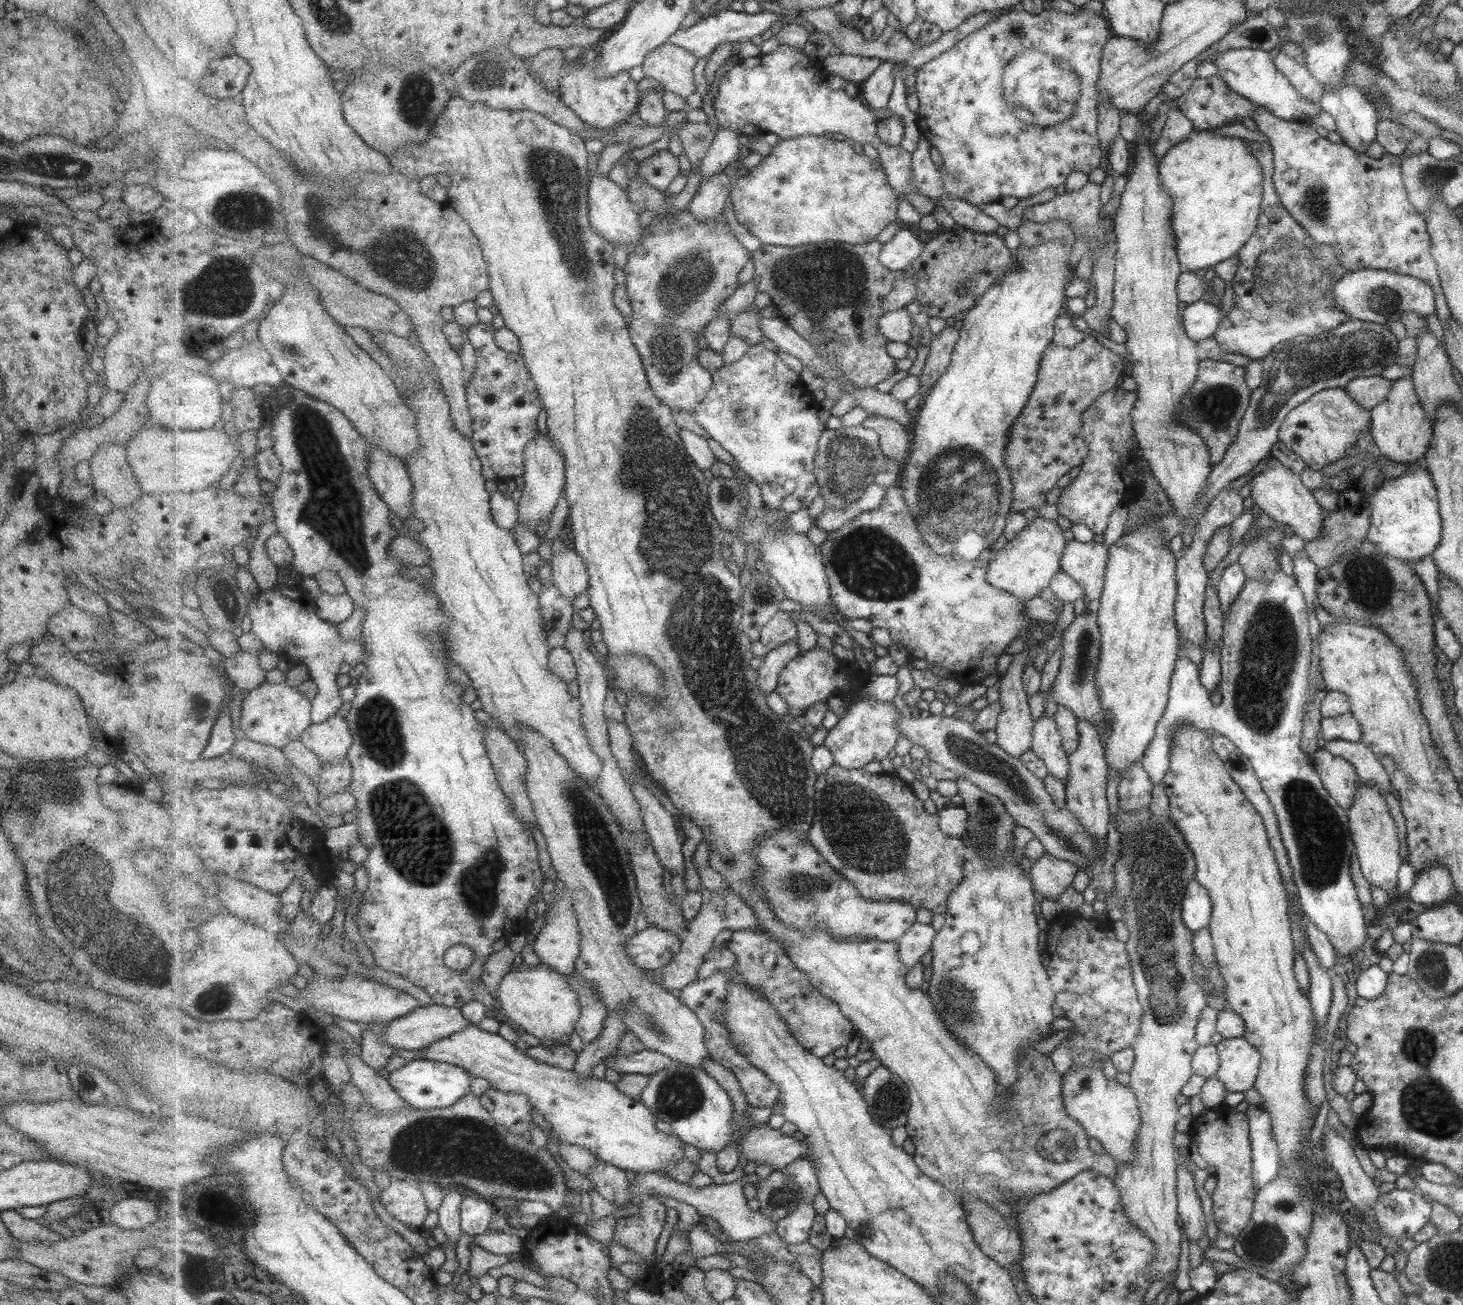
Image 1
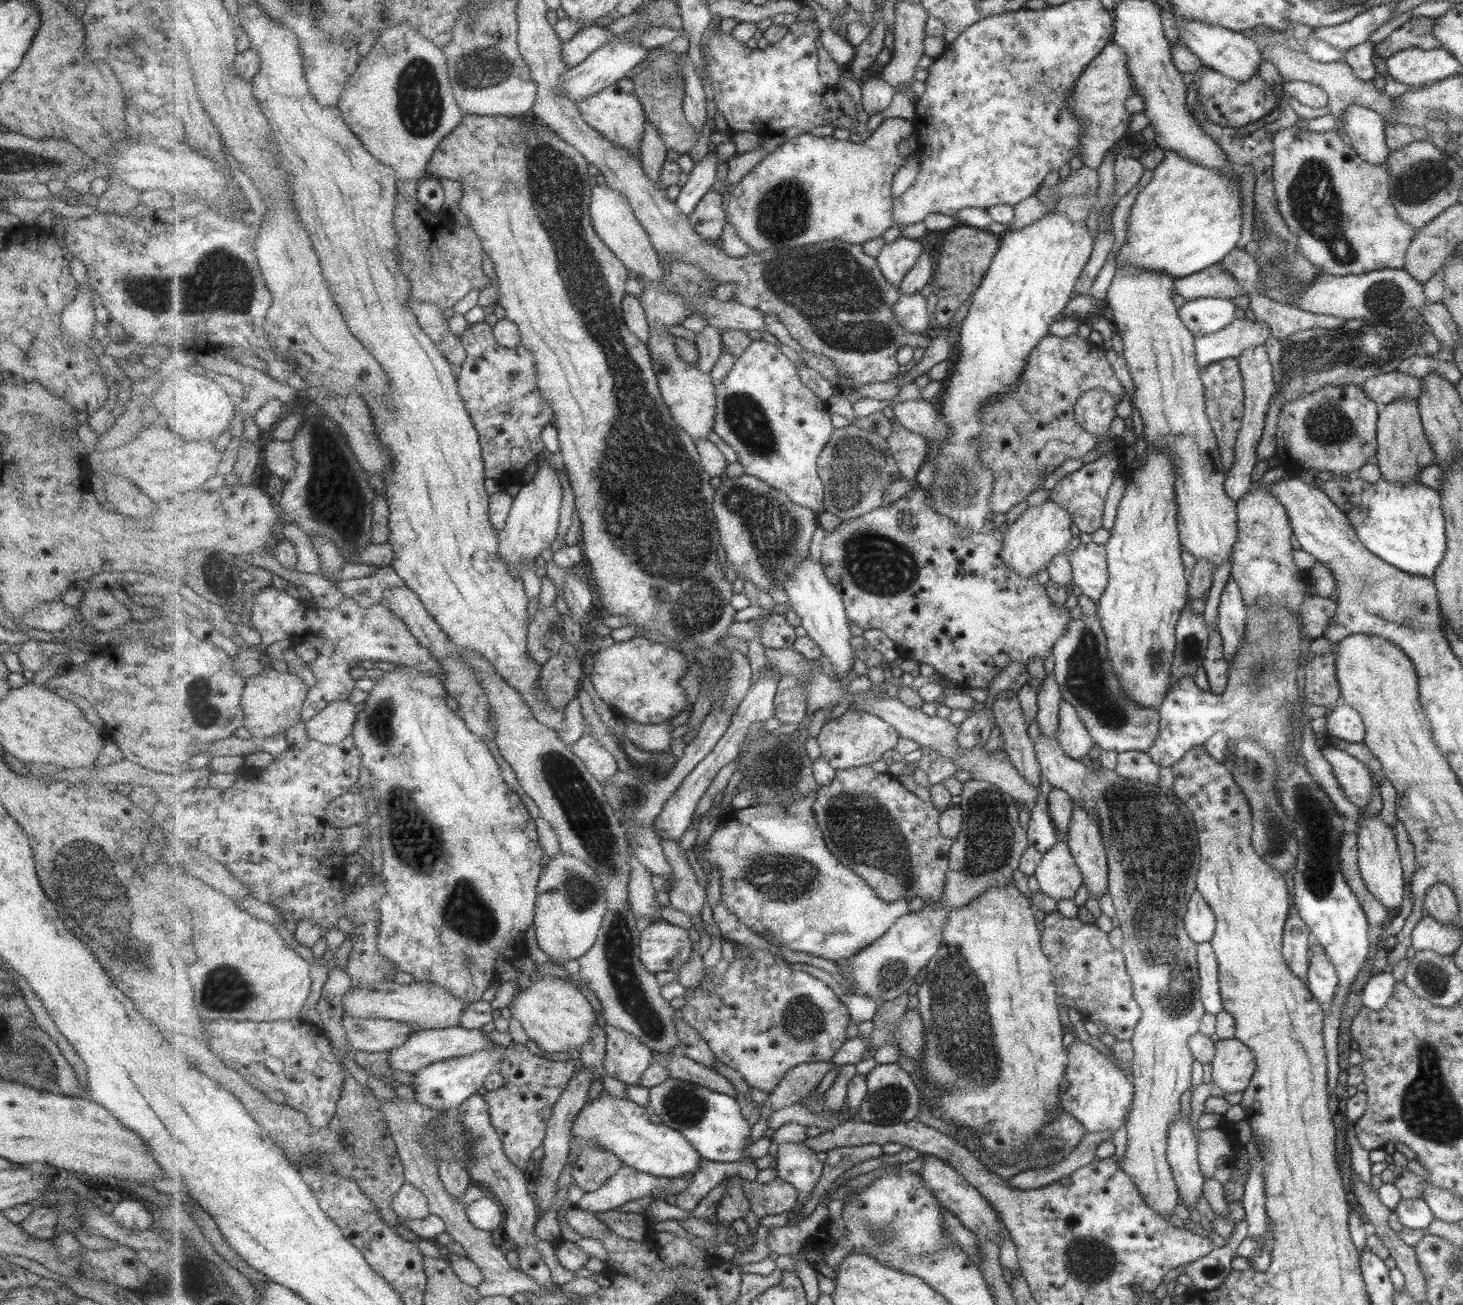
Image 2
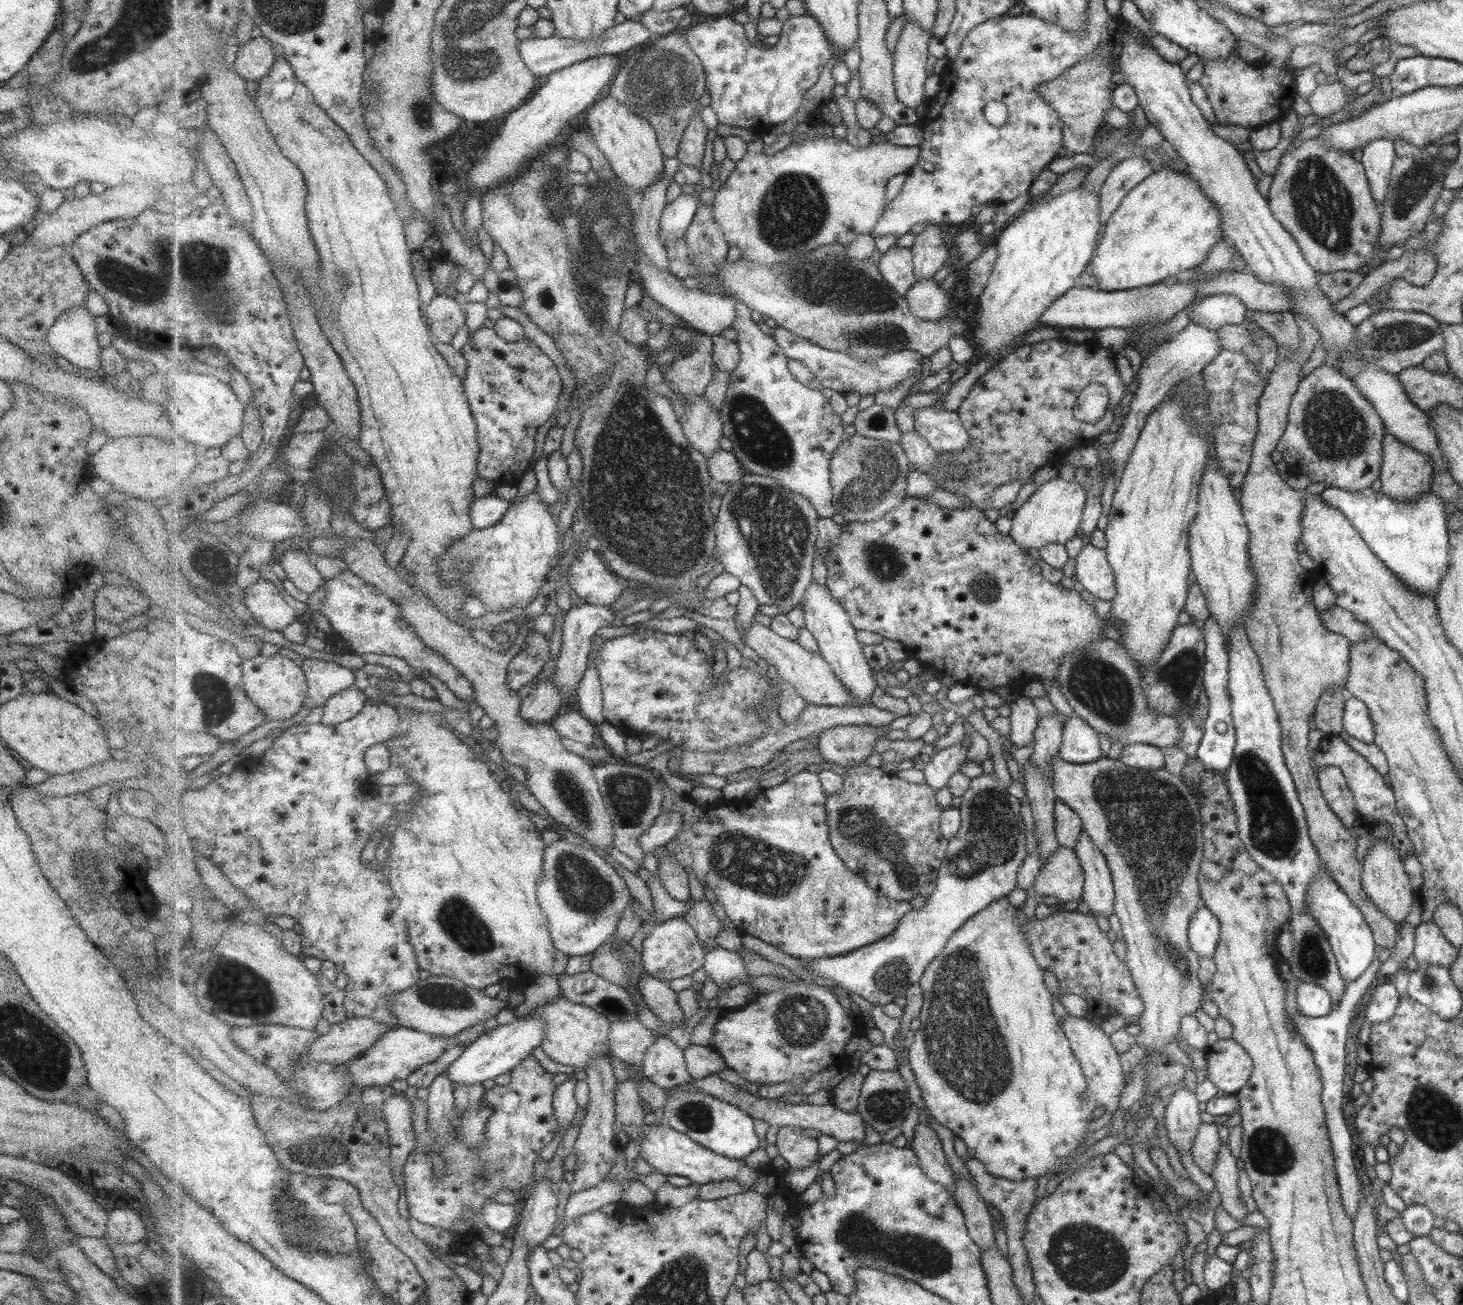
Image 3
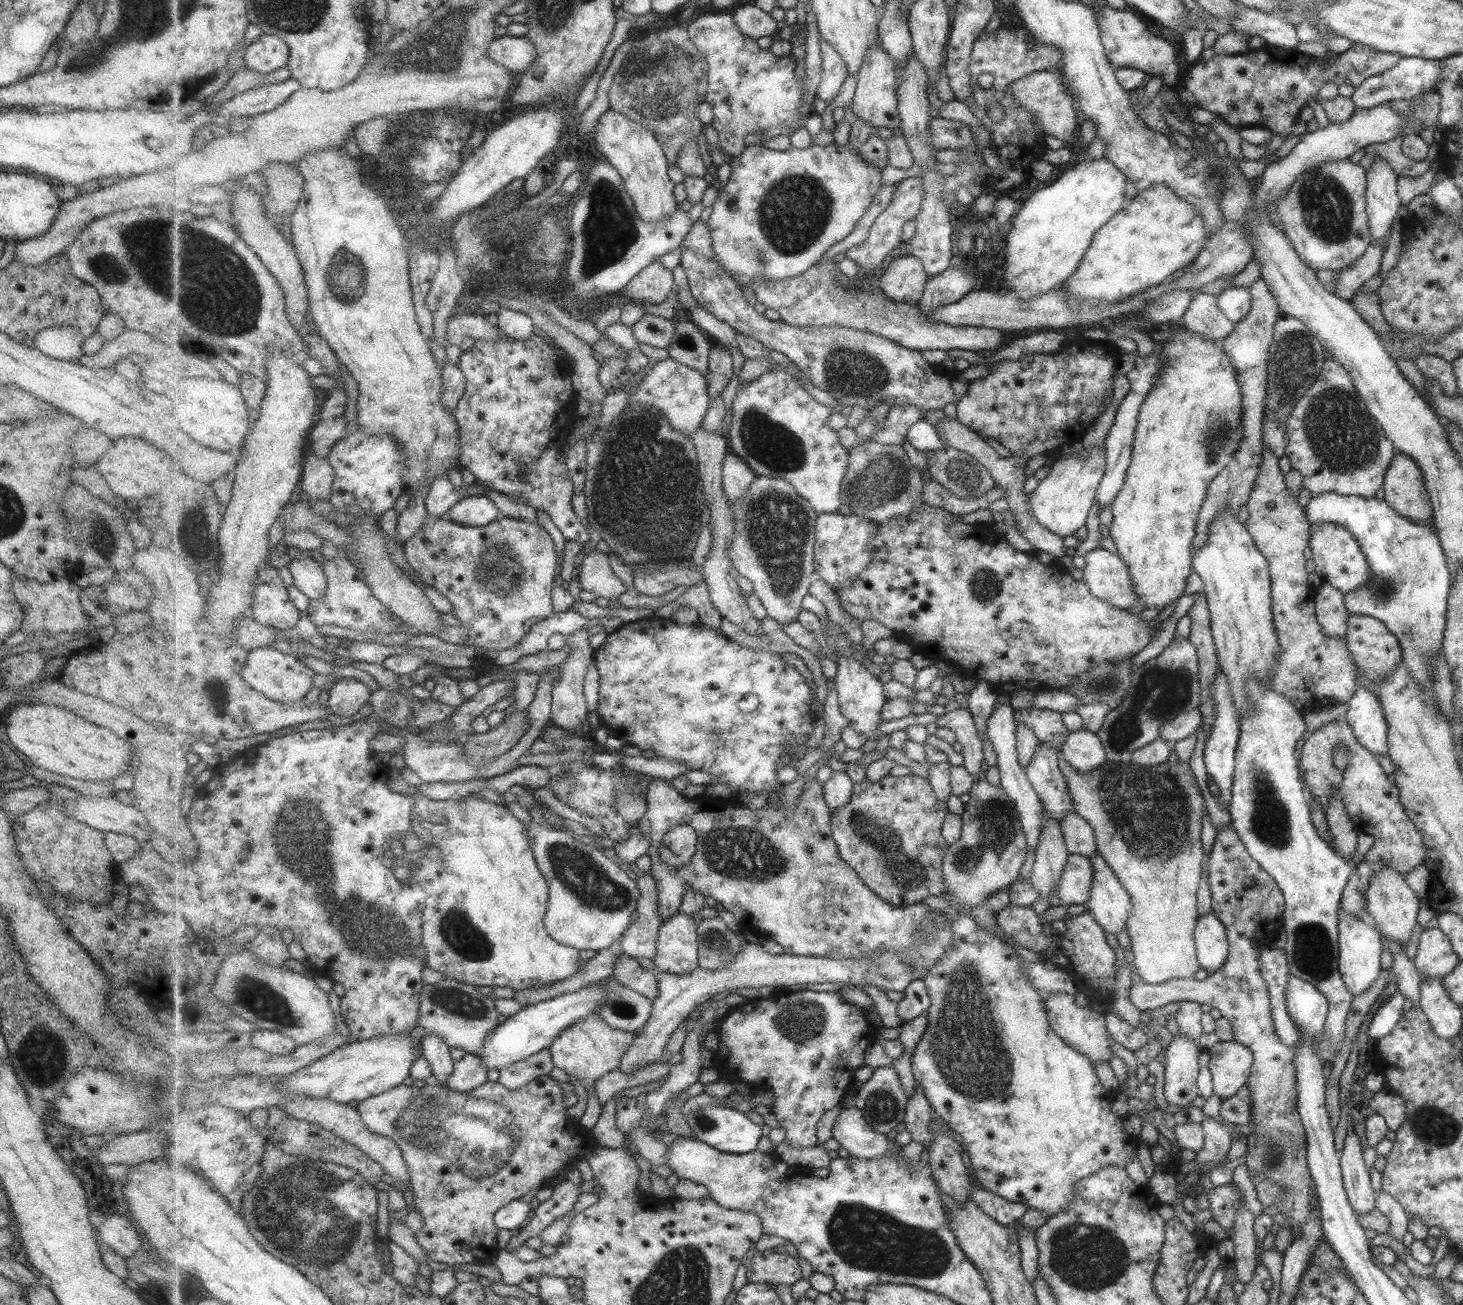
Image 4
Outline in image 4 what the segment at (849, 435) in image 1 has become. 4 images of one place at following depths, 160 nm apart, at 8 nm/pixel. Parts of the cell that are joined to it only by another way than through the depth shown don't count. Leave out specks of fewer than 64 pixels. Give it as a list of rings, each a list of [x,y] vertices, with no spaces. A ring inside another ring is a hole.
[[[871,439],[850,450],[850,466],[843,482],[843,505],[849,507],[851,515],[869,518],[879,524],[887,523],[895,516],[909,515],[915,508],[926,505],[923,501],[925,483],[922,470],[913,466],[902,446],[886,445]]]

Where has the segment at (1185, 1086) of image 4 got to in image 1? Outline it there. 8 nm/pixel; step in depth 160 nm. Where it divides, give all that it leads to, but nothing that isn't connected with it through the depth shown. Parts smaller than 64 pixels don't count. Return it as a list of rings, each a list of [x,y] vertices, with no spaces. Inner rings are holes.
[[[1179,1165],[1178,1168],[1178,1213],[1183,1221],[1183,1234],[1187,1240],[1199,1240],[1205,1234],[1205,1216],[1195,1194],[1195,1185],[1190,1170]]]

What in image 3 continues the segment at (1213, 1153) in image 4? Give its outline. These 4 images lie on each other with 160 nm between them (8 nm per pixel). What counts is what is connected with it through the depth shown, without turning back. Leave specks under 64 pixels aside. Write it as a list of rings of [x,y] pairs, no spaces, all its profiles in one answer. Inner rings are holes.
[[[1220,1141],[1217,1160],[1210,1177],[1214,1182],[1214,1190],[1217,1190],[1221,1198],[1219,1206],[1236,1221],[1242,1221],[1248,1212],[1237,1188],[1237,1171],[1237,1161],[1229,1153],[1228,1145],[1222,1145]]]

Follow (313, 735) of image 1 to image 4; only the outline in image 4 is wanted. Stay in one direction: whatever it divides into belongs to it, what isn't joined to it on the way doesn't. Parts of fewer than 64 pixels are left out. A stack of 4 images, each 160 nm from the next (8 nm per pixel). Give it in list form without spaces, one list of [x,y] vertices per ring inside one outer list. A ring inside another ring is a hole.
[[[345,677],[339,680],[329,693],[328,706],[332,714],[351,718],[367,704],[373,692],[359,679]]]

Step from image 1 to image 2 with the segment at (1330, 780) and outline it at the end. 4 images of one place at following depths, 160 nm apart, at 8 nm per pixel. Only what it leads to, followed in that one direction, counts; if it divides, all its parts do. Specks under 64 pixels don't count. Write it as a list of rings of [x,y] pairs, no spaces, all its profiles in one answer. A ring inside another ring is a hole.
[[[1325,744],[1320,747],[1320,753],[1329,763],[1344,798],[1362,810],[1369,804],[1374,790],[1373,775],[1370,774],[1369,767],[1335,746]]]

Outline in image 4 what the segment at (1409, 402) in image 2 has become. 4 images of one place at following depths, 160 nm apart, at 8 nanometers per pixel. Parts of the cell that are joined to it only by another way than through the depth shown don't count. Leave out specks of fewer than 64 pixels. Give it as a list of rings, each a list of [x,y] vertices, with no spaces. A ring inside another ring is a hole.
[[[1395,453],[1382,482],[1384,502],[1403,518],[1434,526],[1433,508],[1421,468],[1409,456]]]

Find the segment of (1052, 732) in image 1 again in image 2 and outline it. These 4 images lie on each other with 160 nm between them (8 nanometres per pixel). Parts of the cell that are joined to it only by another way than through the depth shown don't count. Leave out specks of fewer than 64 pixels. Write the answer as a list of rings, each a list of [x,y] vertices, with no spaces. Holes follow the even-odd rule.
[[[1039,735],[1034,743],[1034,757],[1038,762],[1040,768],[1040,774],[1043,775],[1052,787],[1064,790],[1072,800],[1072,804],[1084,809],[1090,810],[1091,814],[1094,814],[1098,818],[1099,830],[1102,833],[1102,843],[1106,849],[1106,869],[1107,878],[1109,884],[1107,885],[1108,893],[1112,898],[1112,905],[1114,908],[1114,915],[1117,918],[1118,928],[1123,934],[1123,943],[1120,950],[1123,950],[1123,959],[1127,958],[1127,970],[1131,970],[1130,982],[1135,982],[1135,998],[1139,998],[1139,1006],[1143,1006],[1143,1022],[1139,1022],[1139,1026],[1134,1028],[1134,1036],[1130,1038],[1130,1045],[1132,1046],[1133,1057],[1130,1064],[1132,1081],[1135,1085],[1134,1105],[1127,1115],[1126,1128],[1126,1145],[1123,1152],[1123,1158],[1118,1160],[1112,1157],[1121,1166],[1121,1169],[1125,1171],[1133,1183],[1137,1185],[1137,1189],[1141,1191],[1144,1202],[1154,1208],[1155,1212],[1161,1214],[1166,1222],[1169,1222],[1169,1214],[1173,1212],[1173,1208],[1177,1206],[1177,1193],[1175,1192],[1175,1185],[1171,1180],[1172,1170],[1169,1170],[1166,1159],[1166,1140],[1168,1135],[1169,1126],[1178,1117],[1179,1112],[1179,1098],[1181,1094],[1189,1088],[1189,1080],[1191,1080],[1191,1064],[1193,1064],[1193,1058],[1189,1054],[1187,1043],[1190,1040],[1190,1036],[1198,1032],[1198,1026],[1202,1022],[1202,1016],[1206,1012],[1200,1002],[1199,994],[1199,980],[1198,967],[1196,962],[1196,943],[1189,938],[1185,930],[1185,914],[1186,906],[1193,894],[1197,889],[1197,874],[1198,866],[1202,862],[1201,846],[1198,846],[1198,831],[1194,826],[1193,815],[1184,807],[1184,804],[1178,799],[1178,795],[1174,793],[1174,790],[1170,788],[1163,788],[1156,784],[1144,784],[1138,780],[1129,780],[1121,778],[1118,774],[1115,774],[1114,770],[1107,770],[1106,767],[1098,766],[1096,770],[1092,768],[1086,768],[1086,765],[1080,760],[1072,759],[1068,756],[1057,743],[1055,737],[1046,737]]]

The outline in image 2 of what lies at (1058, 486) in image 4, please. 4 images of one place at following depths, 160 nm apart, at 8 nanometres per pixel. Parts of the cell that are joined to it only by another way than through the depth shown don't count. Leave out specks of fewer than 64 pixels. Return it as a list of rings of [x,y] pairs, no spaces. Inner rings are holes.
[[[1046,498],[1040,506],[1027,508],[1020,517],[1008,525],[1002,533],[1003,546],[1001,559],[1010,570],[1021,579],[1043,576],[1047,563],[1058,554],[1067,551],[1067,544],[1071,540],[1070,524],[1073,523],[1070,512],[1059,507],[1051,498]]]

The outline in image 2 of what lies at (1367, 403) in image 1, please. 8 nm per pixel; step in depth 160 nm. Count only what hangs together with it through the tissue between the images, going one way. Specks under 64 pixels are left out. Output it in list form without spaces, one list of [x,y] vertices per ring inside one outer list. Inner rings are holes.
[[[1395,370],[1366,378],[1361,387],[1367,398],[1382,407],[1399,397],[1416,400],[1420,393],[1420,378],[1413,378]]]

